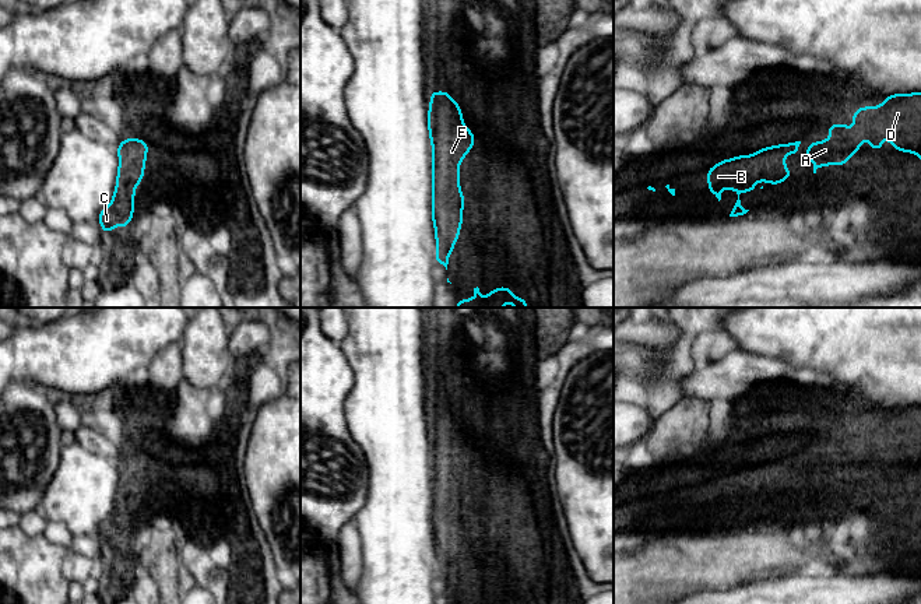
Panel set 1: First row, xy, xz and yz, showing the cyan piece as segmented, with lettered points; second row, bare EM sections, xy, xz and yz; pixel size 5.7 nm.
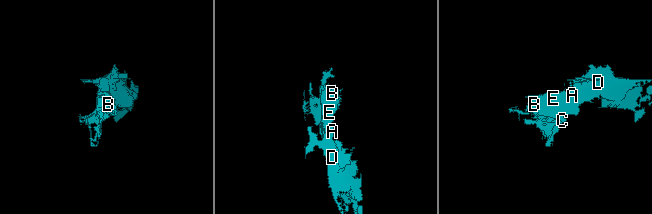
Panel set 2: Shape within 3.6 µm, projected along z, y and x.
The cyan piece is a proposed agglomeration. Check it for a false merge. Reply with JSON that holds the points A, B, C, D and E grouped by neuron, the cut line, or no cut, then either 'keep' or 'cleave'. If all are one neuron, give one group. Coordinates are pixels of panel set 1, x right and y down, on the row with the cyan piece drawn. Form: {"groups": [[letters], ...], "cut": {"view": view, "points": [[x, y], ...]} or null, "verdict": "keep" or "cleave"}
{"groups": [["A", "B", "C", "D", "E"]], "cut": null, "verdict": "keep"}

